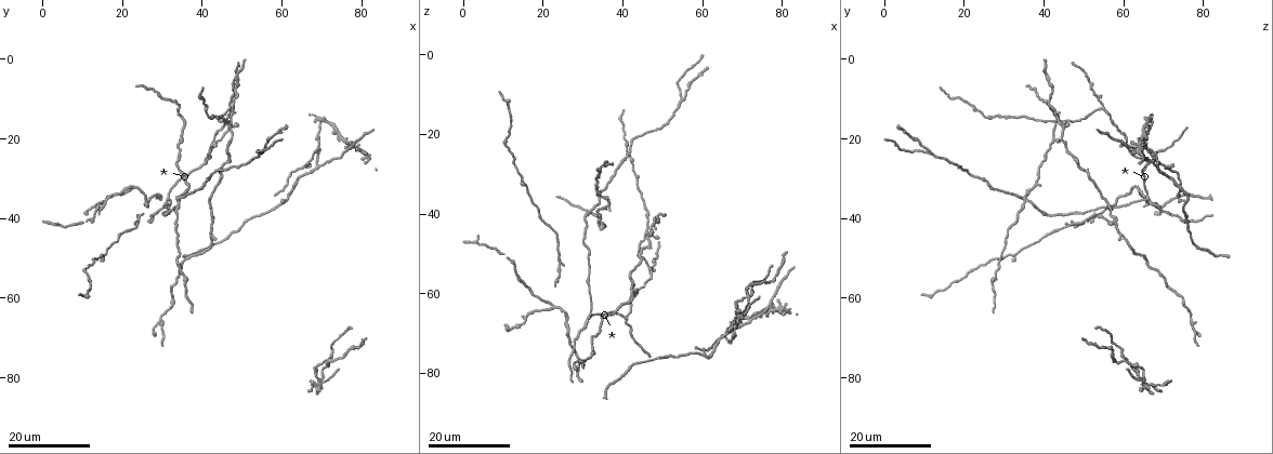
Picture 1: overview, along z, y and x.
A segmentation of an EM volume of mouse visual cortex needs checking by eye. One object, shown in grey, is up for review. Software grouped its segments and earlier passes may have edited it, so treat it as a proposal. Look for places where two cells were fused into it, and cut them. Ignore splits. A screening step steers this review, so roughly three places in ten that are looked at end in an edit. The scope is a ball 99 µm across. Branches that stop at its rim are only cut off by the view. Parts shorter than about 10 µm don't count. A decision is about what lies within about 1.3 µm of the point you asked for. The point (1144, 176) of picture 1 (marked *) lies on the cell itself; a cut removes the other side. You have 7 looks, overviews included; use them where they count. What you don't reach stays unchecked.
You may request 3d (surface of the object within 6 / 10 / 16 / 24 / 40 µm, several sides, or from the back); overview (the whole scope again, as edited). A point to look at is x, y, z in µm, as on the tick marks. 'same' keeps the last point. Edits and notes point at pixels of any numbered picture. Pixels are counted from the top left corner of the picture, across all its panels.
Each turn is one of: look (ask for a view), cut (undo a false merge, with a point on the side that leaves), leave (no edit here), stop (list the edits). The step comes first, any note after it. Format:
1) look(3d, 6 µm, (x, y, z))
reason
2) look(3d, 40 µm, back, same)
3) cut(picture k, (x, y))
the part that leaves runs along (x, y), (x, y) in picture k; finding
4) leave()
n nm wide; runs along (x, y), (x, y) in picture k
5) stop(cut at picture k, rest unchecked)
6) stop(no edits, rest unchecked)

look(3d, 16 µm, (47.5, 12.0, 55.0))
three-way junction

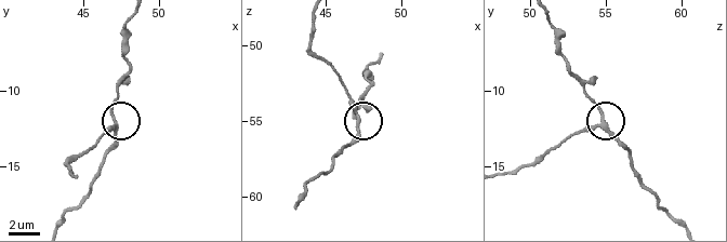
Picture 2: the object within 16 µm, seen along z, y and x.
look(3d, 10 µm, (47.0, 12.2, 55.0))
closer look

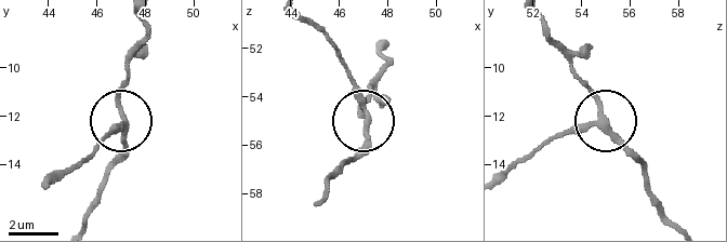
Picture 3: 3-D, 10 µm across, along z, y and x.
leave()
210 nm wide; runs along (83, 222), (120, 142), (127, 51) in picture 3; one cell here

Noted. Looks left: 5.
look(3d, 24 µm, (47.0, 16.5, 44.5))
thin arm on a thick one

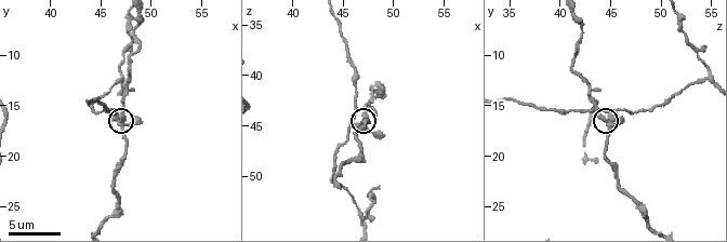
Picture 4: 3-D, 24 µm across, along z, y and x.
look(3d, 6 µm, (47.2, 16.6, 44.4))

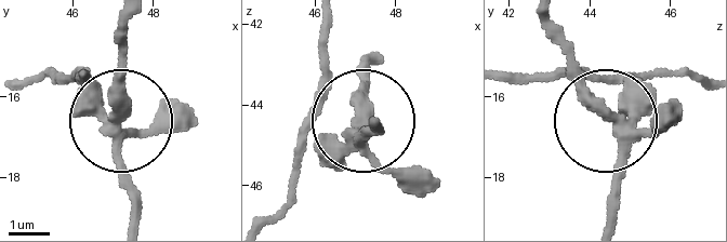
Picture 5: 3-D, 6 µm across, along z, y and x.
look(3d, 6 µm, back, (47.15, 16.45, 44.35))
other side

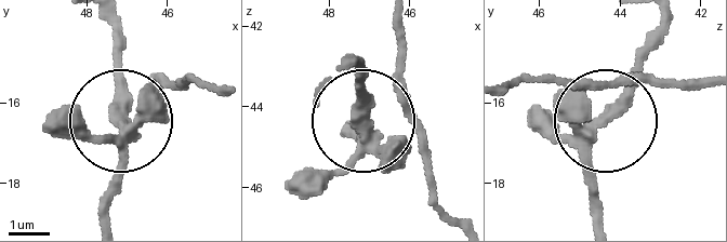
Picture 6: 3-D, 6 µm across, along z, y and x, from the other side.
leave()
side arm 21 µm; one cell here

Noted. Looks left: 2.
look(3d, 16 µm, (54.5, 23.5, 11.5))
side arm on a straight run

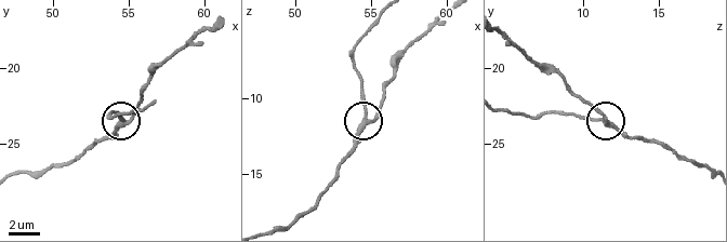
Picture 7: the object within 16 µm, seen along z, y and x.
look(3d, 10 µm, (54.8, 23.6, 11.6))

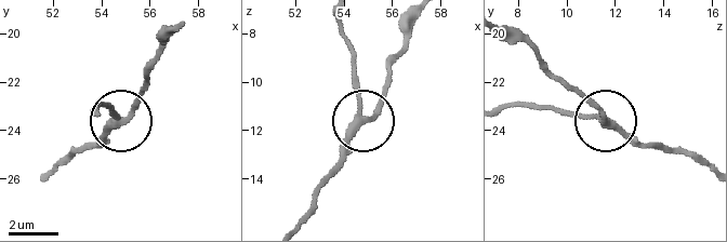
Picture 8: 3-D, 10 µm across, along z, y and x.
leave()
260 nm wide; runs along (49, 169), (67, 150), (98, 144), (130, 113), (146, 78) in picture 8; continuous, no second cell

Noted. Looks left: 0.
stop(no edits, rest unchecked)

